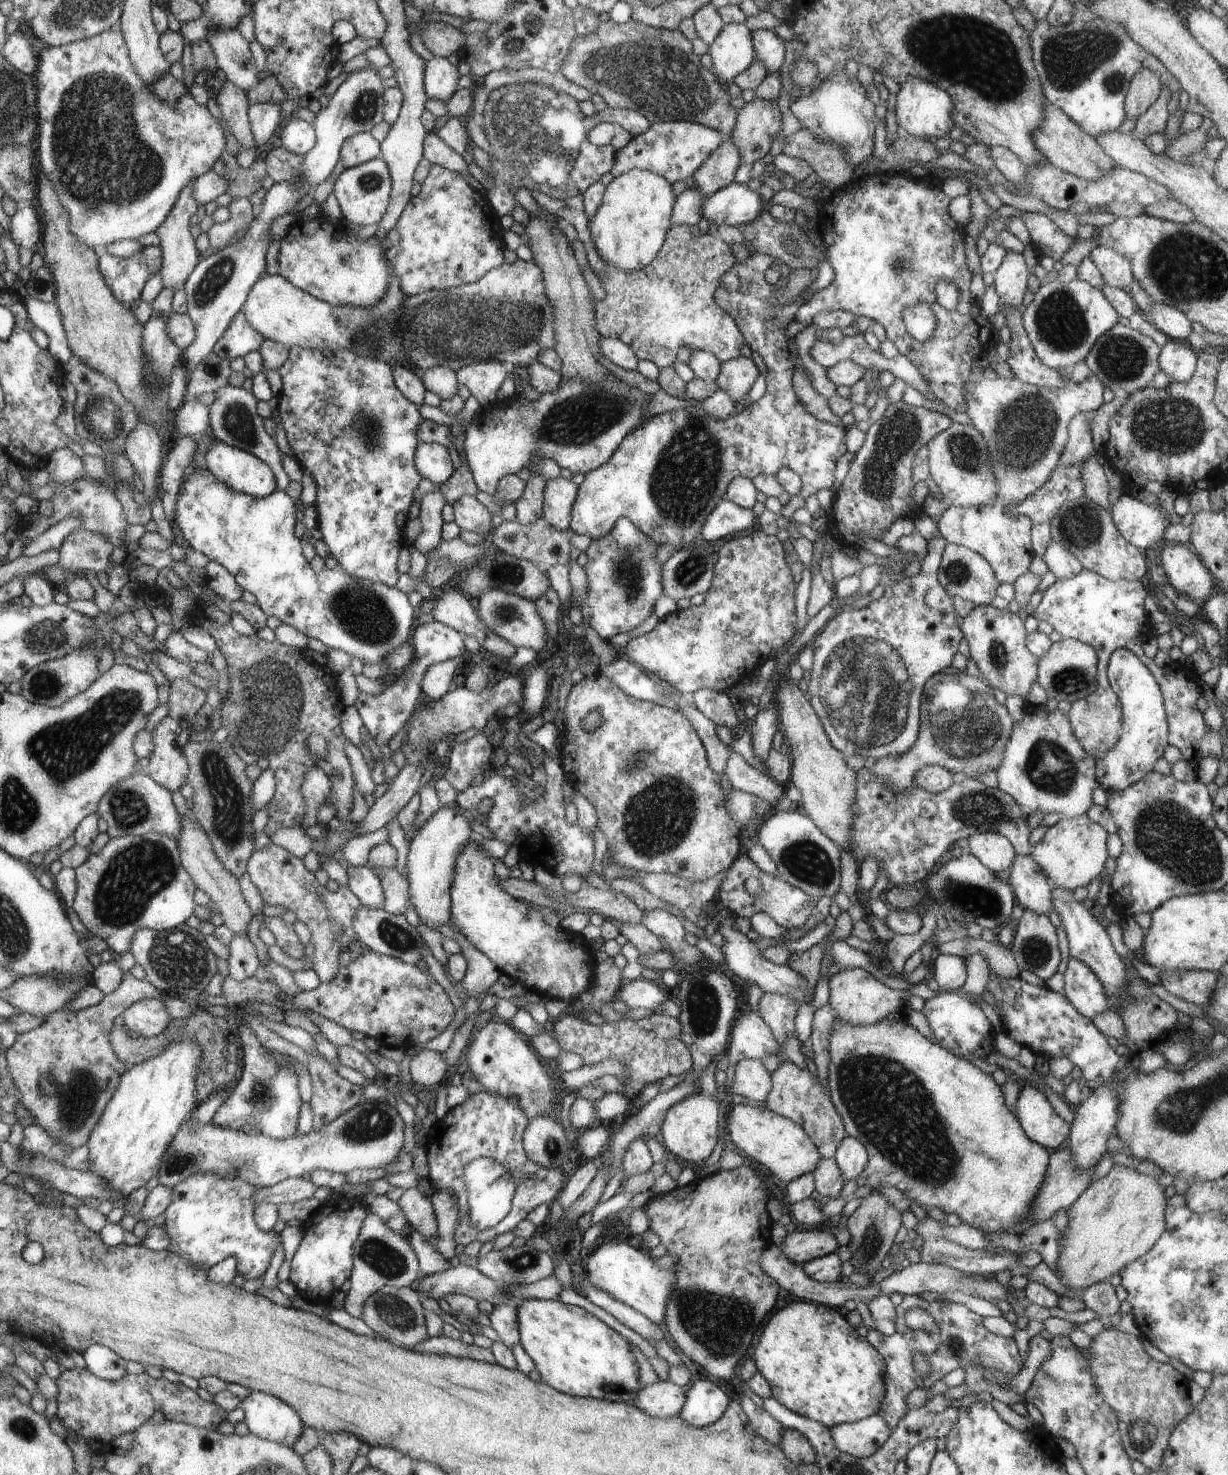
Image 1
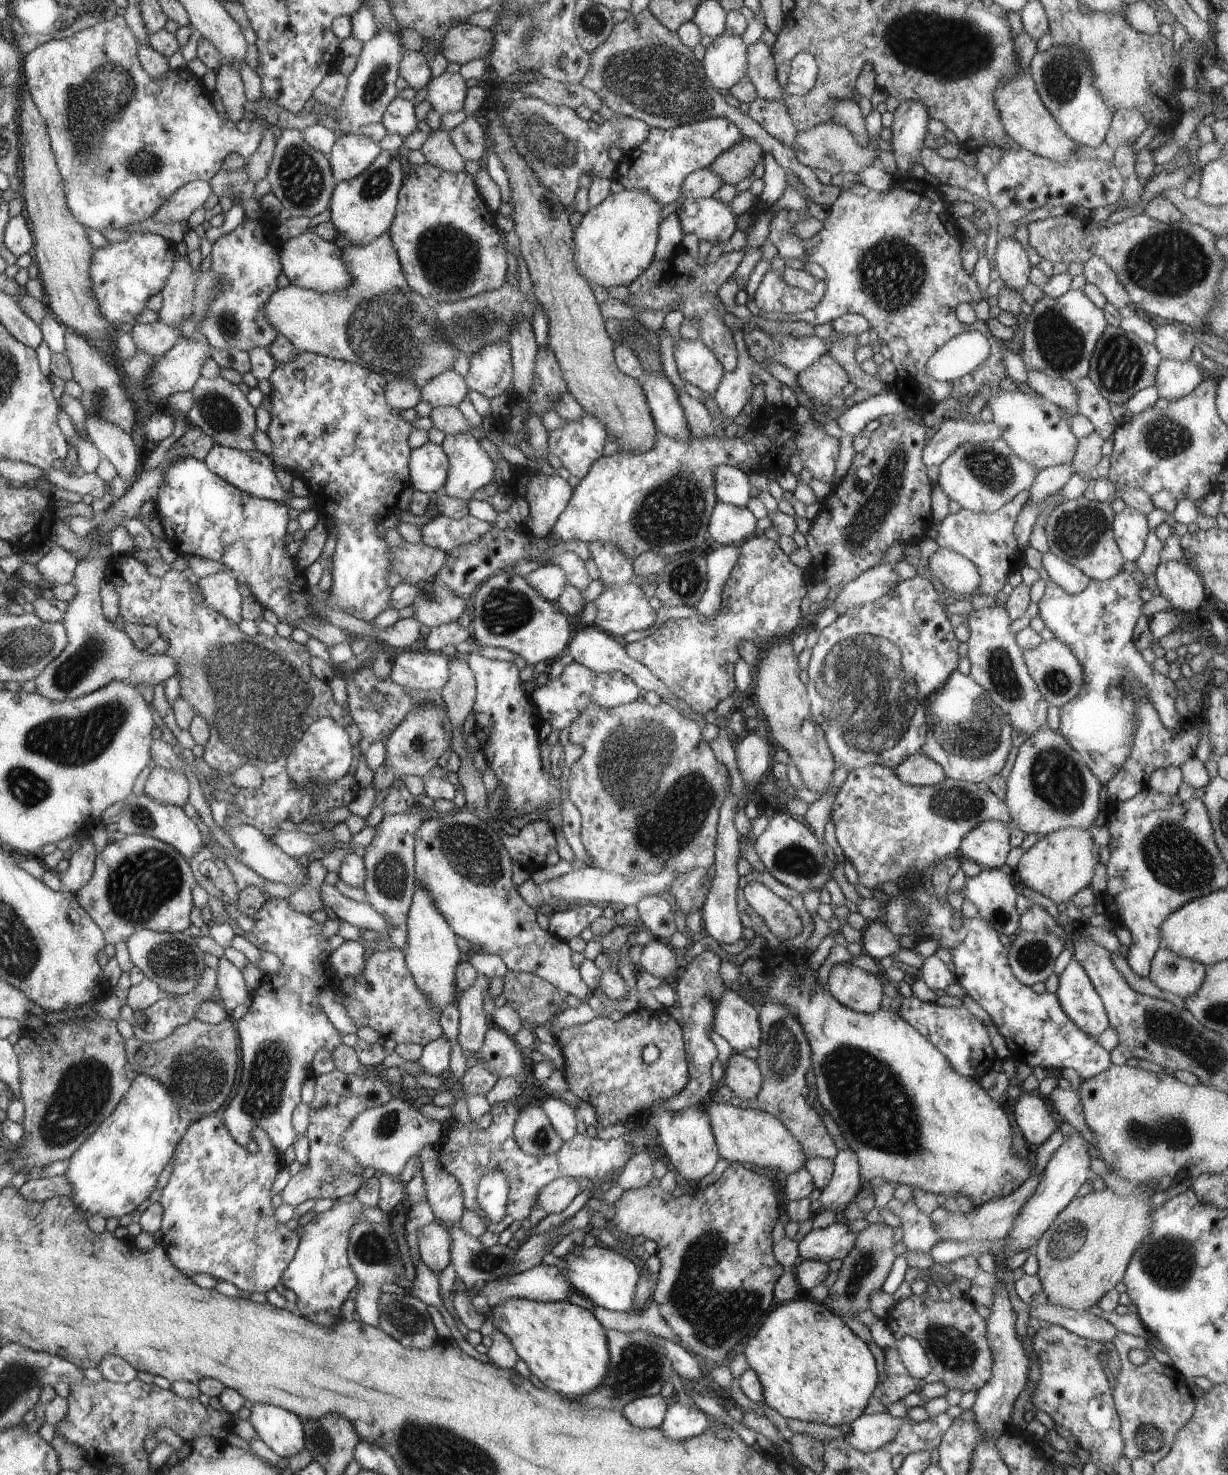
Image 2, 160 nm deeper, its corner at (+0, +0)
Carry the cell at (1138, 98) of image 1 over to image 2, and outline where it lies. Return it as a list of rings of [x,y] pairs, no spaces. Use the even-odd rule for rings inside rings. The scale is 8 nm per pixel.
[[[1124,108],[1113,114],[1105,142],[1115,150],[1122,144],[1137,142],[1147,128],[1148,120],[1138,112],[1138,108]]]

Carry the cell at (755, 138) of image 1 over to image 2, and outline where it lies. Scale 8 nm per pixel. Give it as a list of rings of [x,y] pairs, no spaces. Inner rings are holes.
[[[745,137],[738,144],[730,146],[730,150],[722,152],[709,168],[716,176],[720,176],[724,185],[734,186],[753,173],[764,154],[764,148],[756,140]]]

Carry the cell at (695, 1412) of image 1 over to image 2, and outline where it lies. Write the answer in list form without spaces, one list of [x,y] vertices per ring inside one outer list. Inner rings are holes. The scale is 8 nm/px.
[[[676,1402],[668,1408],[665,1421],[659,1428],[670,1440],[686,1440],[703,1434],[707,1425],[707,1414],[700,1408]]]

